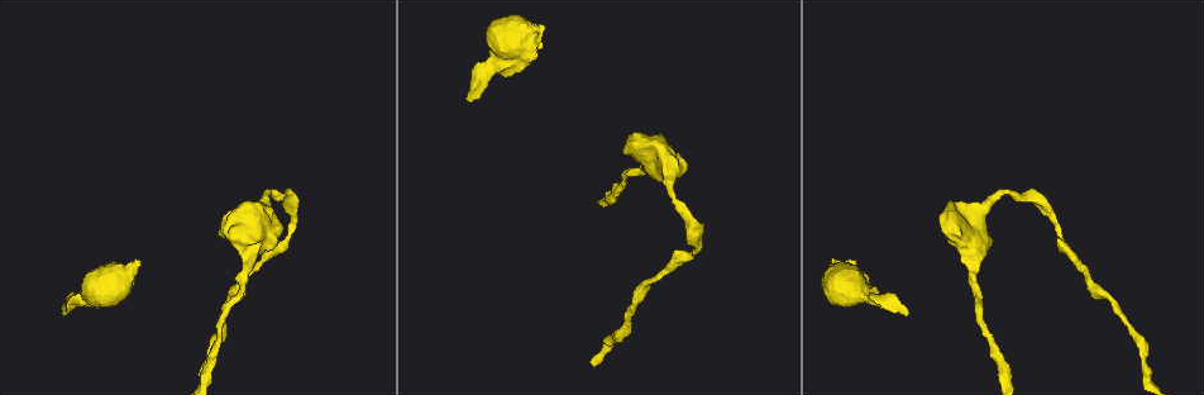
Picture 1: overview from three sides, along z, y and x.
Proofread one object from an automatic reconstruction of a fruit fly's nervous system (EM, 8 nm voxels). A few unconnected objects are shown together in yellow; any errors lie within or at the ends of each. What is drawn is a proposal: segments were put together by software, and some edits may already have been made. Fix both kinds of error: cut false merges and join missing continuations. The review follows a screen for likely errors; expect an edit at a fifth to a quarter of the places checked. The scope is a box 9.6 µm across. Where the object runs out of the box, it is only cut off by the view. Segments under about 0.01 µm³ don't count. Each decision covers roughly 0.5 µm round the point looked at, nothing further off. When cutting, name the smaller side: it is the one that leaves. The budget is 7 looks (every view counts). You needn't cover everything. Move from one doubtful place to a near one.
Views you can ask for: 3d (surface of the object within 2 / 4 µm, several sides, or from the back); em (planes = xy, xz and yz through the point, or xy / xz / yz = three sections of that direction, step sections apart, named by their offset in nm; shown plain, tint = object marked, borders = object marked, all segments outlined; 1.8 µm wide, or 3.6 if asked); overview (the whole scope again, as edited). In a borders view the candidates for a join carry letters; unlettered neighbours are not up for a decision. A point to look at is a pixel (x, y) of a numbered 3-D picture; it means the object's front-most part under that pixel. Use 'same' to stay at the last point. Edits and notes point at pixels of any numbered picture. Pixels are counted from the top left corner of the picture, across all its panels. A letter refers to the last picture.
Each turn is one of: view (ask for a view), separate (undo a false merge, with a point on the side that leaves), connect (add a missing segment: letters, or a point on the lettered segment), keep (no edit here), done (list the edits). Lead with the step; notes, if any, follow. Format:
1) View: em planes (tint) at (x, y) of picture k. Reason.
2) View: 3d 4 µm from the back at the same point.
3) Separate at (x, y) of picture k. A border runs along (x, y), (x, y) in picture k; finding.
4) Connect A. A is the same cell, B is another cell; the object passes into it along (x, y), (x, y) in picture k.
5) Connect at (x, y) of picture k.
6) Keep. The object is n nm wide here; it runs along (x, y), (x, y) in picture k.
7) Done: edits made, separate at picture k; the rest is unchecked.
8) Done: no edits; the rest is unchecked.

View: 3d 4 µm at (471, 101) of picture 1. An open end.

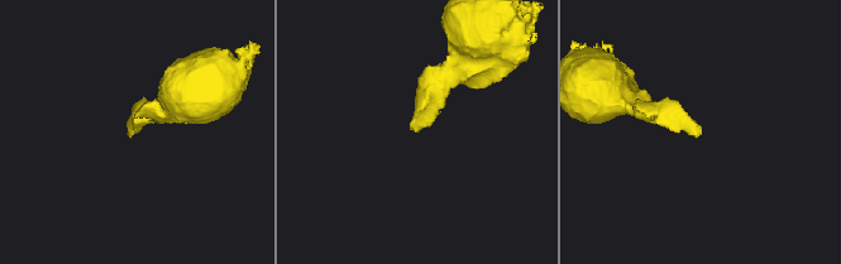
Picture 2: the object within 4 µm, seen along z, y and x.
View: em yz step 8 (borders) at (701, 133) of picture 2.

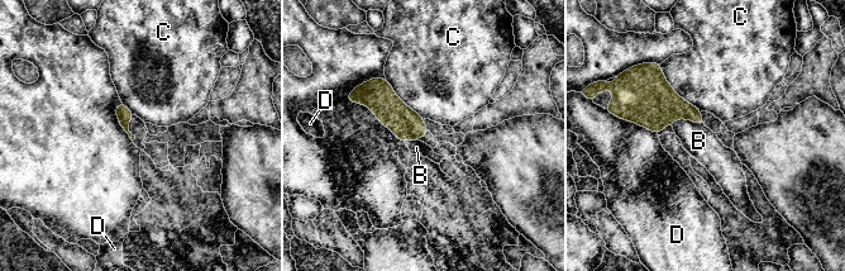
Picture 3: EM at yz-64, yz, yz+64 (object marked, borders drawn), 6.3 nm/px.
View: em planes (borders) at the same point. Cut it another way.

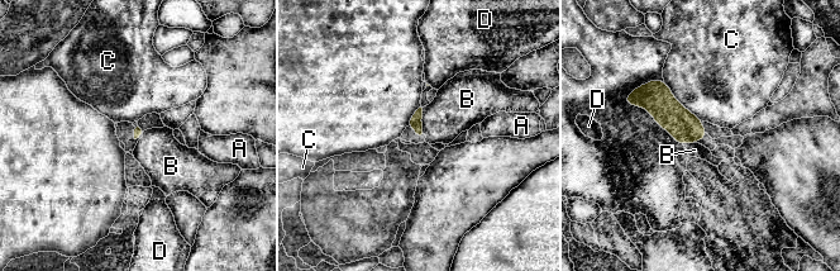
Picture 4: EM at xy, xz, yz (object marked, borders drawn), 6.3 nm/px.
Keep. A, B, C and D are other cells; a border runs along (425, 107), (421, 114), (424, 133) in picture 4; none of them fits.

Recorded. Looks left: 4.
View: em 3.6 µm xy step 8 (borders) at (141, 262) of picture 1. An open end.

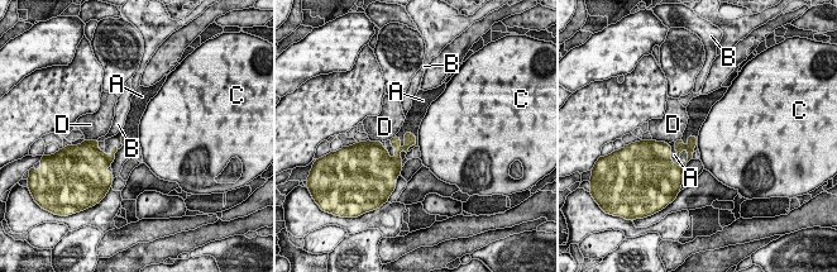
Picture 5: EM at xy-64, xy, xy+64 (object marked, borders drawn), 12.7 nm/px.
View: em 3.6 µm xz step 16 (borders) at the same point.

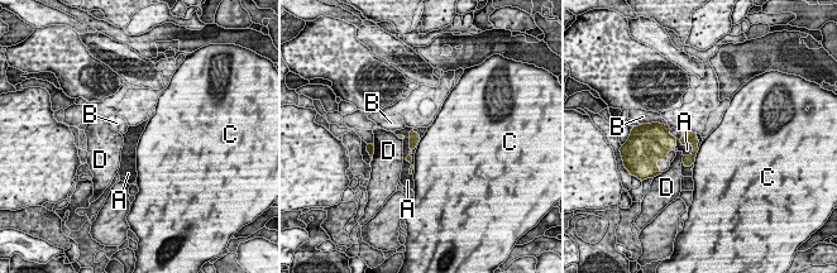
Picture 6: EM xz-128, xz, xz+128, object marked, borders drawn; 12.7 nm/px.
Connect A. A is the same cell, B, C and D are other cells; the object passes into it along (414, 138), (410, 152), (406, 166) in picture 6; it goes on there.

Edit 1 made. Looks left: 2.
Done: edits made, connect at picture 6; the rest is unchecked.

